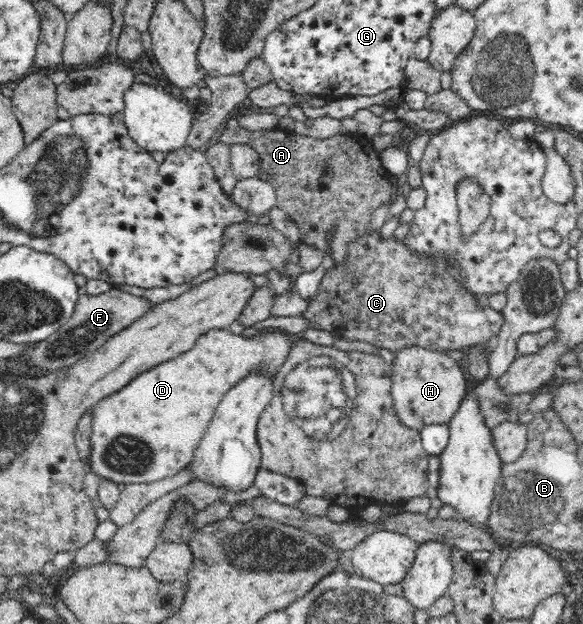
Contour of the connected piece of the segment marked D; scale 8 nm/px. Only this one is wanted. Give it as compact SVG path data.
M212 329L196 339L192 349L136 375L128 386L100 400L90 410L93 420L88 471L120 486L152 483L176 475L193 460L224 393L254 367L275 375L286 361L292 341L290 334L280 330L244 338Z

